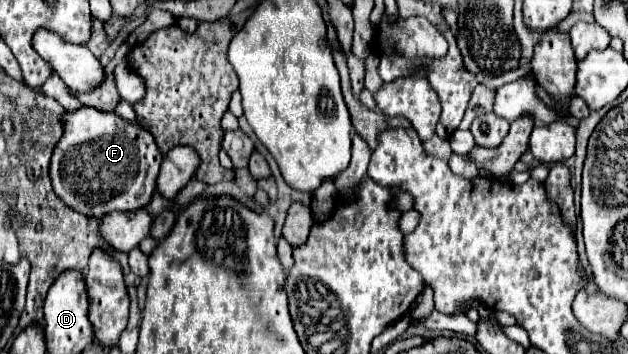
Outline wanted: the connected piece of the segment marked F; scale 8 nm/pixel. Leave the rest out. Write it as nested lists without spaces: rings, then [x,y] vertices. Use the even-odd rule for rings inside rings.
[[[81,107],[65,115],[65,133],[57,143],[51,159],[51,179],[57,195],[61,195],[61,199],[69,207],[73,207],[83,215],[103,217],[105,213],[113,213],[115,209],[131,213],[143,209],[157,191],[159,163],[161,163],[161,151],[153,135],[145,127],[133,125],[115,113],[103,113],[93,107]]]

